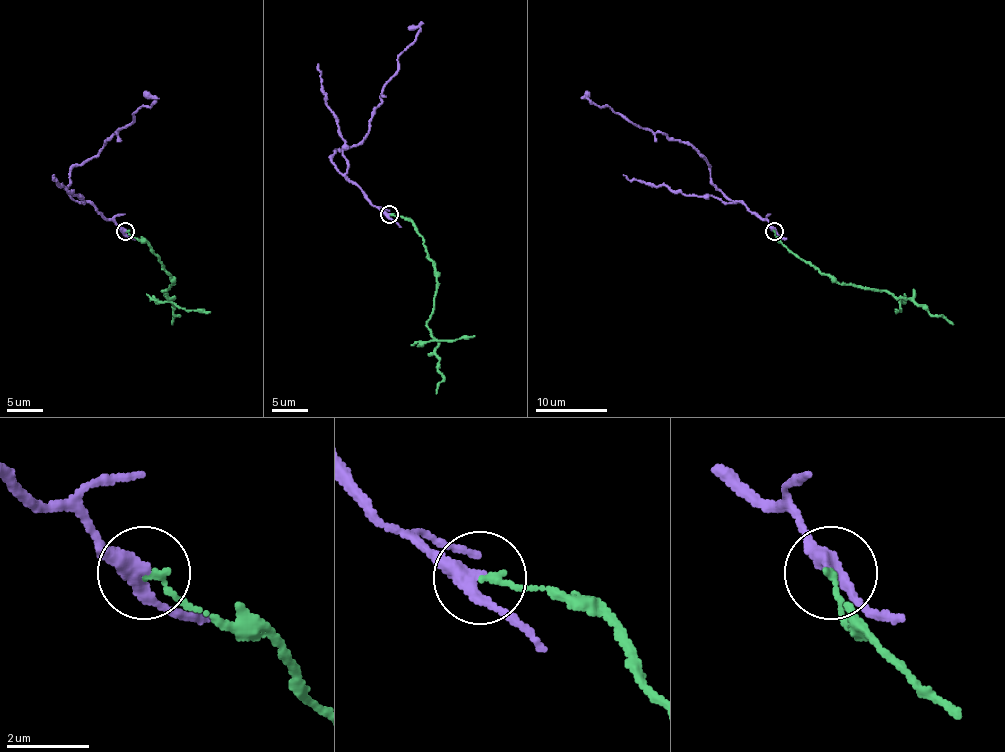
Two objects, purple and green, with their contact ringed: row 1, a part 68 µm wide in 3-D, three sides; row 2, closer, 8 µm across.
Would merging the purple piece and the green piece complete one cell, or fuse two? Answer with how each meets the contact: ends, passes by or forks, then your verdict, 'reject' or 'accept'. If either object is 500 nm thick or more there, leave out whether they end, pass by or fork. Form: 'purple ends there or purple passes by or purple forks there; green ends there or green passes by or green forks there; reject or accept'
purple passes by; green ends there; reject

